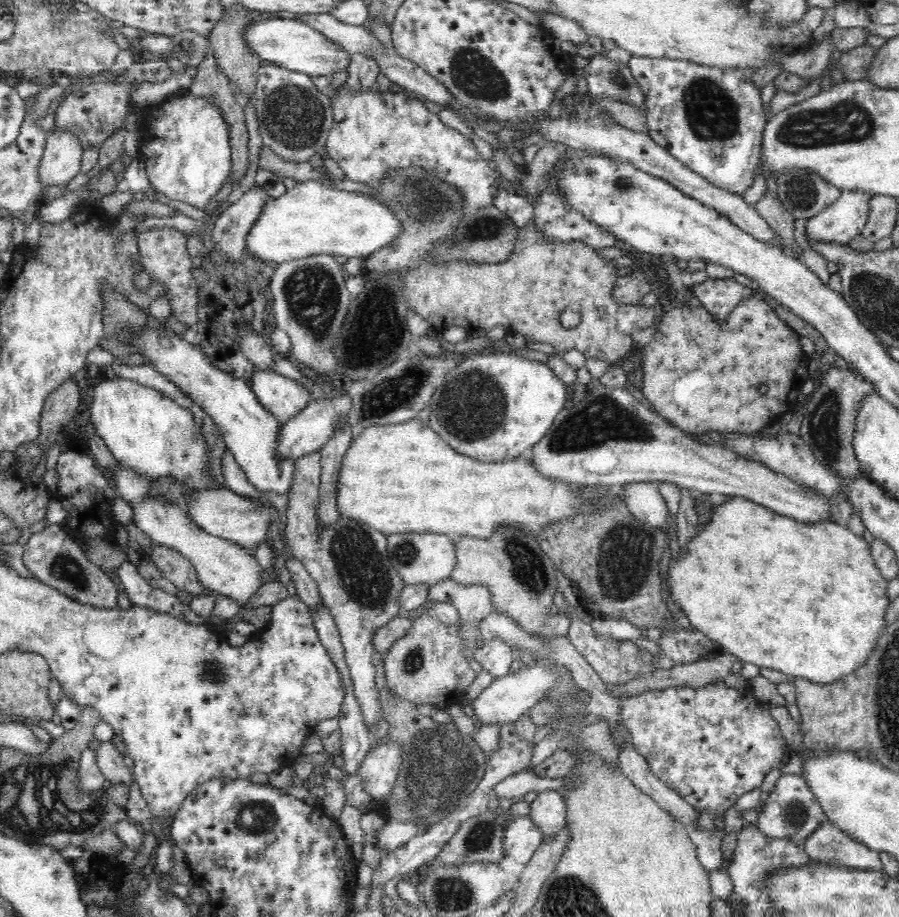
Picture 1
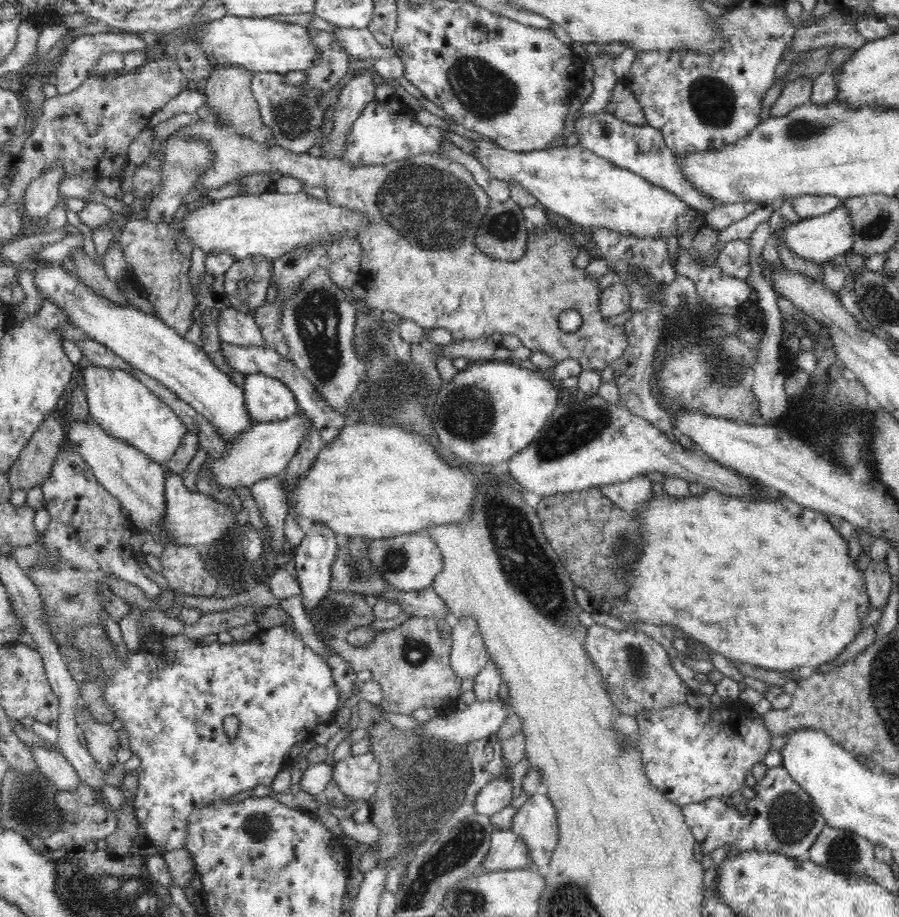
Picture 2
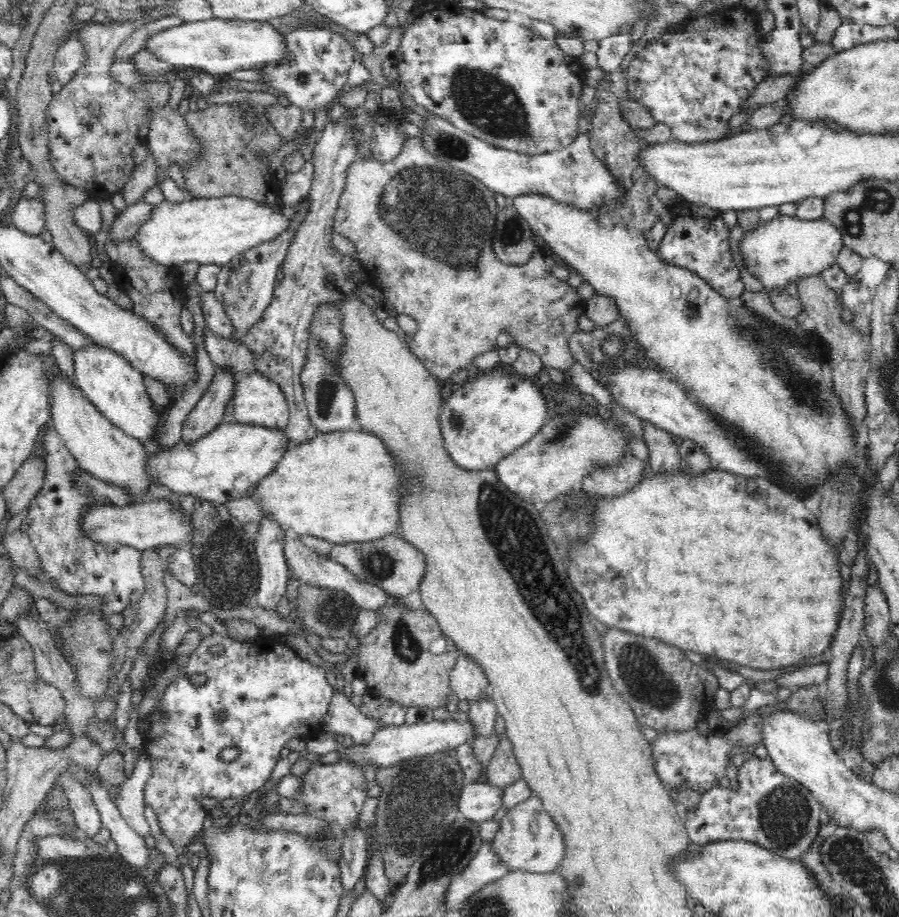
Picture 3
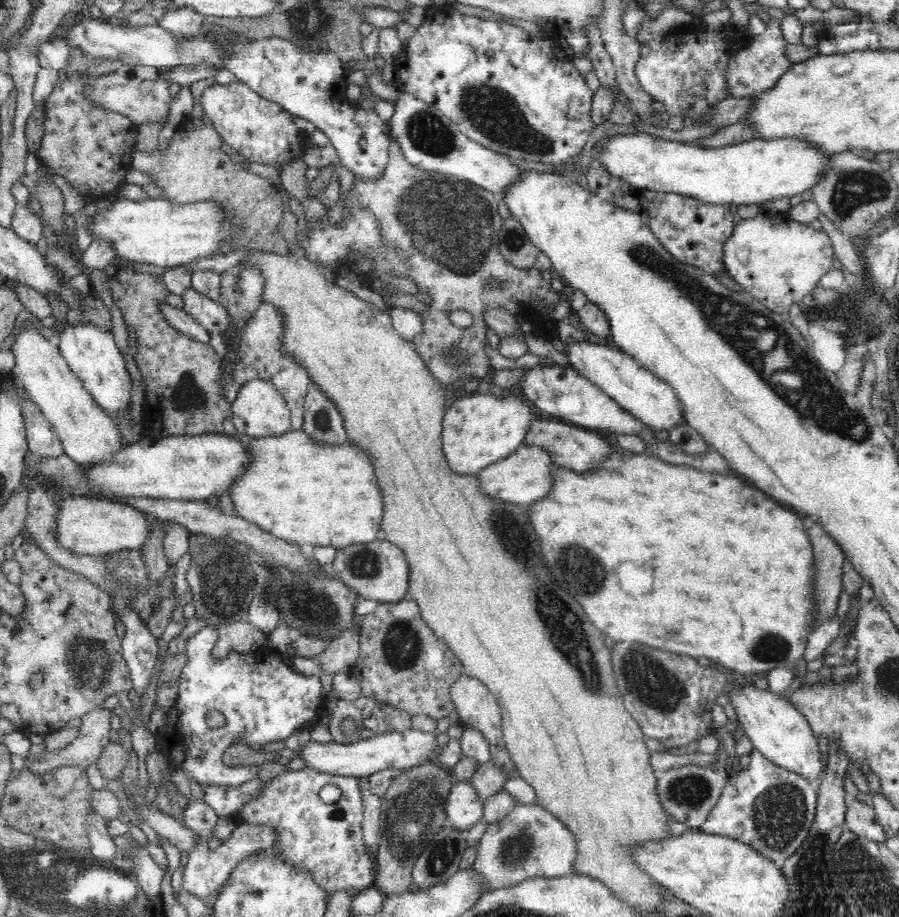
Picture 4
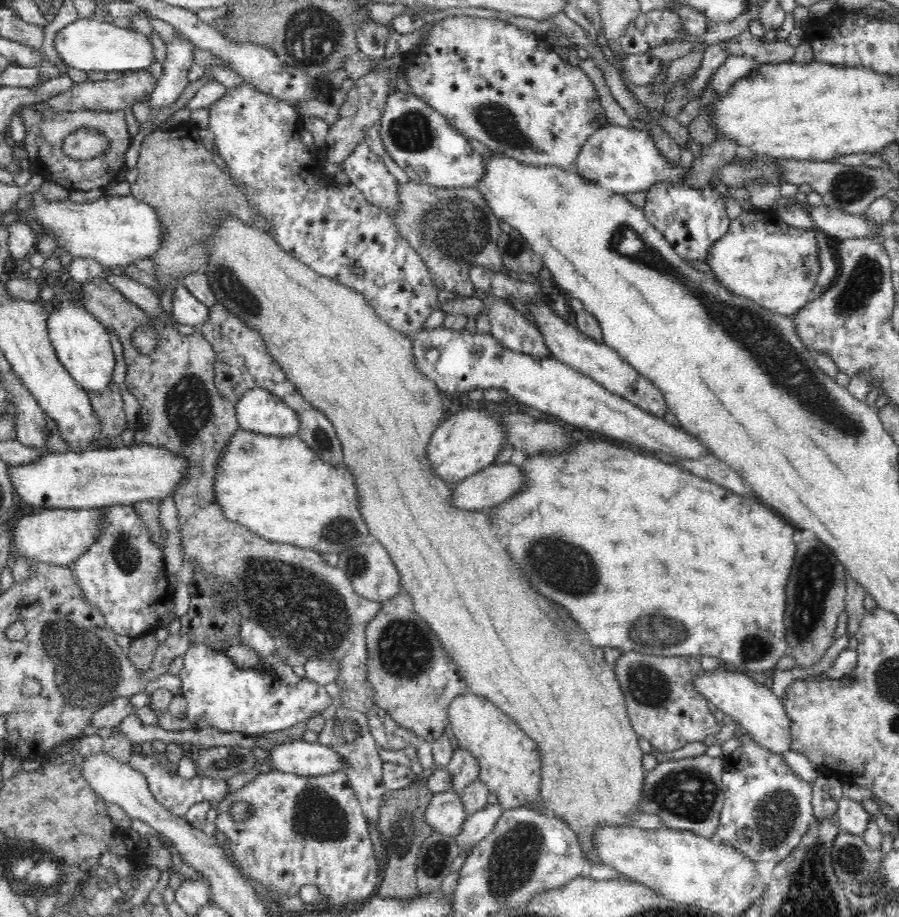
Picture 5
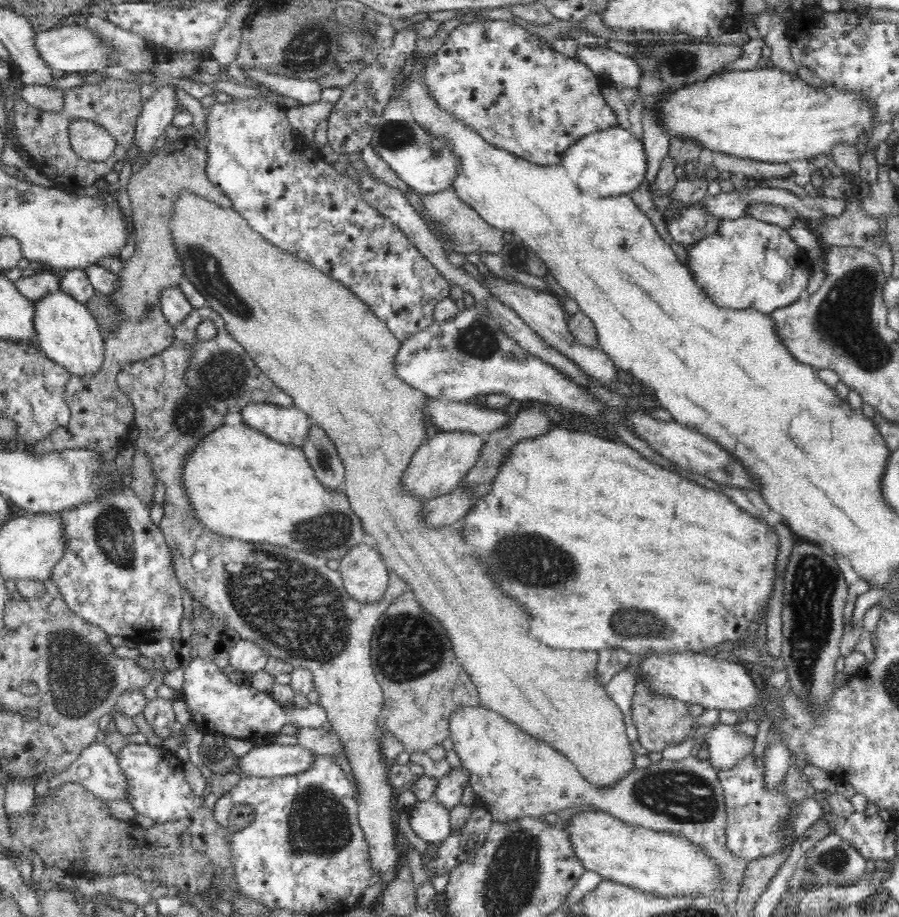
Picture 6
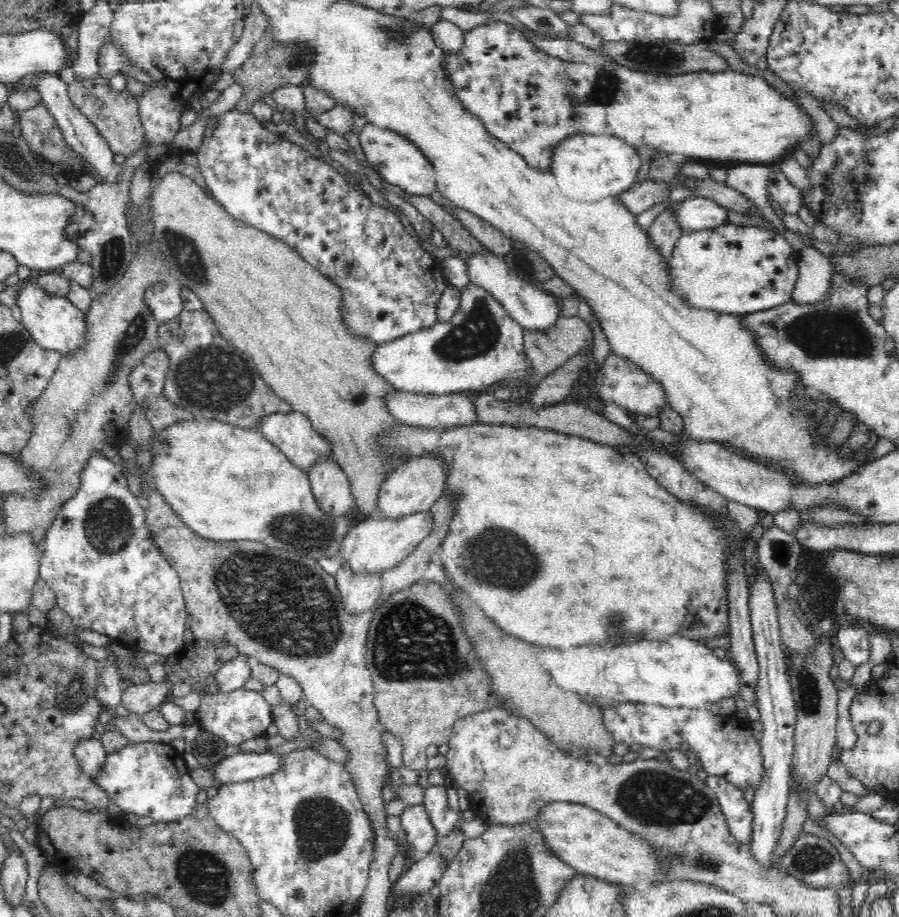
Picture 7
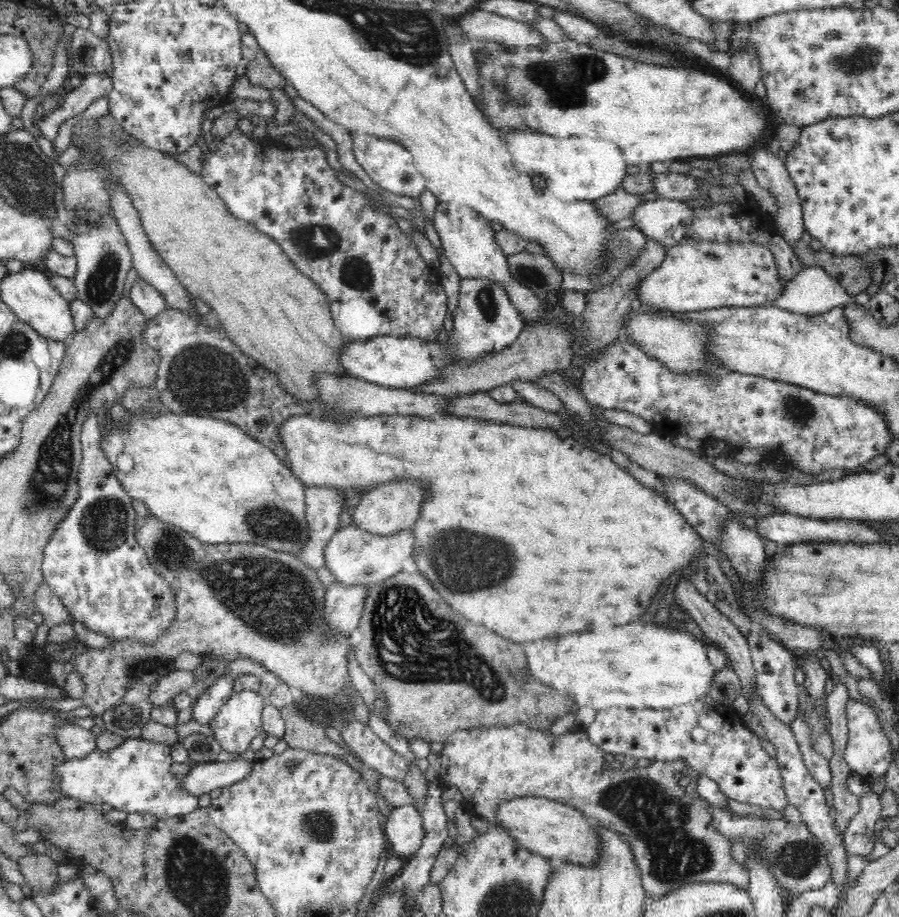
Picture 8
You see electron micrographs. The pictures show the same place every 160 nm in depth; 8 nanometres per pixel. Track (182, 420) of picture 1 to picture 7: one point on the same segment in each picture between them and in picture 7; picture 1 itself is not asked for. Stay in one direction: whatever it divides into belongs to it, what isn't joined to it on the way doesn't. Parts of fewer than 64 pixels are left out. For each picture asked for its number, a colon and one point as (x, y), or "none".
2: (119, 402)
3: (113, 385)
4: (92, 355)
5: (82, 345)
6: (66, 331)
7: (55, 324)

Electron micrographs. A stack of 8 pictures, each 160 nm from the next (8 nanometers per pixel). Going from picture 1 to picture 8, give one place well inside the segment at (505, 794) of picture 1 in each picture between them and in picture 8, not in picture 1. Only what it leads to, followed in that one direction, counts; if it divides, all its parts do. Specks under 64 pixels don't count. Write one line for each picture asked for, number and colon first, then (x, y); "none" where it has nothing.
2: (493, 798)
3: (479, 802)
4: (464, 808)
5: (445, 814)
6: (430, 821)
7: (420, 836)
8: (404, 828)

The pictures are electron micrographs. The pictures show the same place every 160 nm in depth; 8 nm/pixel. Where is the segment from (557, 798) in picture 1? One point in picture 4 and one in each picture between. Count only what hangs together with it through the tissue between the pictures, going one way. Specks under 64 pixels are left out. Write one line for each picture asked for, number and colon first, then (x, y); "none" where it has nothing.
2: (535, 823)
3: (528, 839)
4: (530, 842)

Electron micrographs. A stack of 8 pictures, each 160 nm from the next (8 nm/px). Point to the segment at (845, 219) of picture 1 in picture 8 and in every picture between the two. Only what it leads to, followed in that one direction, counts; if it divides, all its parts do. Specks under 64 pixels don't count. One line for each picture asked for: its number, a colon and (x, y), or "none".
2: (821, 239)
3: (784, 250)
4: (778, 261)
5: (761, 258)
6: (745, 263)
7: (738, 270)
8: (695, 275)

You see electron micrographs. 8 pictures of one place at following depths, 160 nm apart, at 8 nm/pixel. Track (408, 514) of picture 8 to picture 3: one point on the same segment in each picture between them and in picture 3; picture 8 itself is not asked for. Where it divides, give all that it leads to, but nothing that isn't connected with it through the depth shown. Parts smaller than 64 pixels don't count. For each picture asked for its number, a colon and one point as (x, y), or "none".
3: (486, 420)
4: (477, 431)
5: (468, 441)
6: (437, 466)
7: (413, 486)

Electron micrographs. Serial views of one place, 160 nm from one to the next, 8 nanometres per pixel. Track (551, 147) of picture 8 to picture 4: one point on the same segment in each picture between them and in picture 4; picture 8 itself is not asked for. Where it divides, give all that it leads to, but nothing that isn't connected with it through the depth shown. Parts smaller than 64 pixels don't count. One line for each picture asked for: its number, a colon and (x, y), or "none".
4: (753, 172)
5: (623, 160)
6: (611, 162)
7: (589, 167)

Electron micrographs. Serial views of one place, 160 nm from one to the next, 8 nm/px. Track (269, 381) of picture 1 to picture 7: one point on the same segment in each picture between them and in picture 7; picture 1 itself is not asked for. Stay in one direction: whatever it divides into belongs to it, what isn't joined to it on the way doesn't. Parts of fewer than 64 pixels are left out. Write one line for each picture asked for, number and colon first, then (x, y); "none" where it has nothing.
2: (267, 399)
3: (258, 401)
4: (259, 410)
5: (260, 412)
6: (290, 426)
7: (291, 432)

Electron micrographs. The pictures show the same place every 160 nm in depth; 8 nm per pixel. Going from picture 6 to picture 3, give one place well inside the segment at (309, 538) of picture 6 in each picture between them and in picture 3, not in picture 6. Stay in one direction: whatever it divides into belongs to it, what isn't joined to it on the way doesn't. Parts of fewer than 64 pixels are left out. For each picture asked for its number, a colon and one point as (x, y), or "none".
3: (344, 487)
4: (309, 493)
5: (279, 489)

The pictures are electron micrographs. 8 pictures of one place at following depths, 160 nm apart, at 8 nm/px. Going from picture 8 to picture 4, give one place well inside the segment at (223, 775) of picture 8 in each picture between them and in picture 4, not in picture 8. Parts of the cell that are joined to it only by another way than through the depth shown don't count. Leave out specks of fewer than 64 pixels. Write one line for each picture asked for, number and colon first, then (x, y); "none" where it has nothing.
4: (407, 750)
5: (303, 758)
6: (270, 760)
7: (242, 767)

